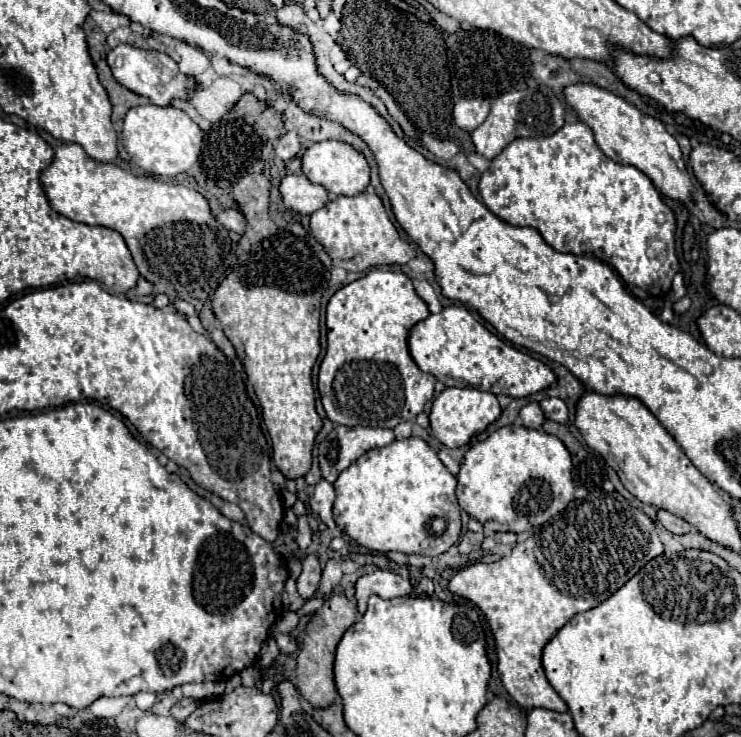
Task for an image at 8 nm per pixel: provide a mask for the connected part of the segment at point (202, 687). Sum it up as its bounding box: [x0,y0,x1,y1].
[182,682,224,700]

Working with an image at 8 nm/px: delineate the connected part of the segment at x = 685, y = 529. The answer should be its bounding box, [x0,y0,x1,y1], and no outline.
[658,510,692,534]

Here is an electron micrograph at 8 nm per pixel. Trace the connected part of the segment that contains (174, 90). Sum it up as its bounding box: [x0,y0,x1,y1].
[106,44,196,106]

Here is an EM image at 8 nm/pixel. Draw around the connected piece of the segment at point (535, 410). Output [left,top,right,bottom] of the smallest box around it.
[518,402,546,430]

